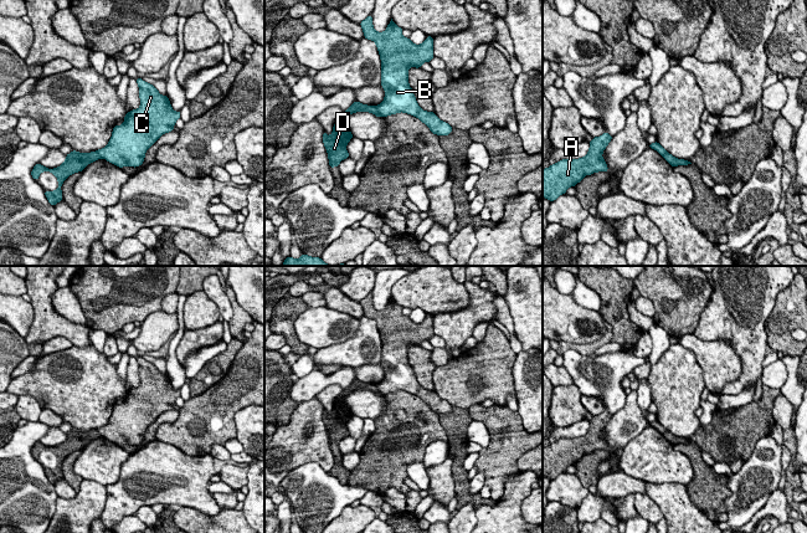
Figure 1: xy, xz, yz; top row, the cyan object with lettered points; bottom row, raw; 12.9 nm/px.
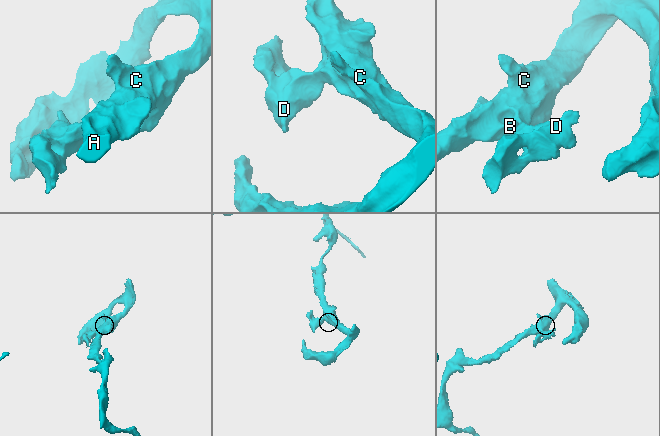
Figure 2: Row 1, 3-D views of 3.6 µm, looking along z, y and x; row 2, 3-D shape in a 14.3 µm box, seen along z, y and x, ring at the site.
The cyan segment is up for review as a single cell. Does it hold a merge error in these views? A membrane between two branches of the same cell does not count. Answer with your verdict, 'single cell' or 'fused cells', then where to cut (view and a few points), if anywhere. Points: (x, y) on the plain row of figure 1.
fused cells; cut in xz along (374, 385), (381, 394)

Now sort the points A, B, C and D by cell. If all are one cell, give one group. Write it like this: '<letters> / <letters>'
A B C / D

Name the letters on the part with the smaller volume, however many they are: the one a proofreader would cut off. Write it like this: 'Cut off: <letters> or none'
Cut off: D

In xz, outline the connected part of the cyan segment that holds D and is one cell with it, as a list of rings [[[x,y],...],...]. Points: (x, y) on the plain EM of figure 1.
[[[355,379],[345,390],[341,393],[340,399],[334,403],[333,410],[328,414],[323,411],[323,421],[328,431],[329,445],[339,445],[339,441],[349,436],[346,430],[346,422],[350,420],[354,414],[348,408],[345,398],[355,390],[370,390],[376,395],[381,395],[377,388],[374,384],[363,383]]]

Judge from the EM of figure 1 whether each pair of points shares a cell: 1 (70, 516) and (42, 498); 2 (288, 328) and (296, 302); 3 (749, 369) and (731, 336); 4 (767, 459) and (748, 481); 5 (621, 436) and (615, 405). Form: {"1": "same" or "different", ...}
{"1": "different", "2": "same", "3": "same", "4": "same", "5": "different"}

